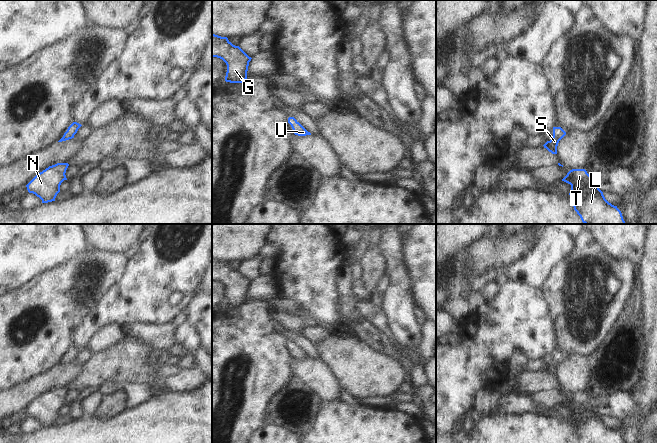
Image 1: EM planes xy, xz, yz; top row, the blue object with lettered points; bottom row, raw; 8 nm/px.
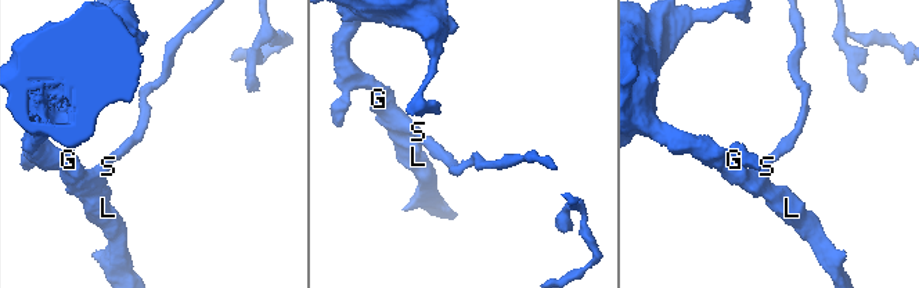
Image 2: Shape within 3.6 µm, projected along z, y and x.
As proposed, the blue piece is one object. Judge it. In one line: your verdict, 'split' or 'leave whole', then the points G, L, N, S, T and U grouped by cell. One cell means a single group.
leave whole | G L N S T U

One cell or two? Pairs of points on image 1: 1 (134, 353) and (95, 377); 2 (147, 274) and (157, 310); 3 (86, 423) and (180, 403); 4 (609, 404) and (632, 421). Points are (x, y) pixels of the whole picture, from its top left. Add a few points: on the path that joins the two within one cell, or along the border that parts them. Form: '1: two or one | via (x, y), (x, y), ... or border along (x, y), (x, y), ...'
1: one | via (124, 363), (105, 367)
2: one | via (156, 283), (157, 301)
3: one | via (109, 428), (155, 428), (157, 426)
4: two | border along (631, 394), (633, 402), (632, 412), (621, 421)

